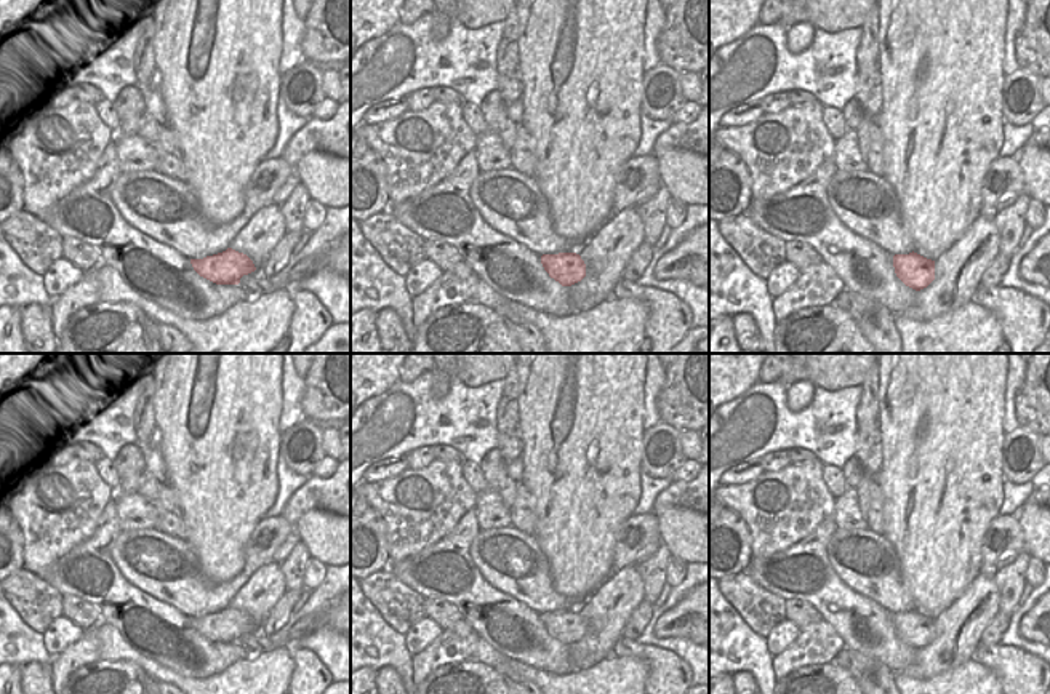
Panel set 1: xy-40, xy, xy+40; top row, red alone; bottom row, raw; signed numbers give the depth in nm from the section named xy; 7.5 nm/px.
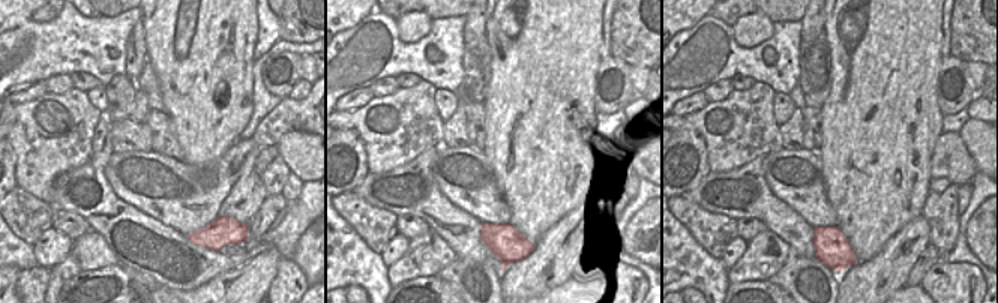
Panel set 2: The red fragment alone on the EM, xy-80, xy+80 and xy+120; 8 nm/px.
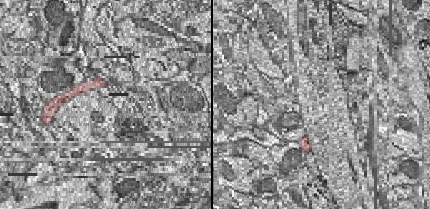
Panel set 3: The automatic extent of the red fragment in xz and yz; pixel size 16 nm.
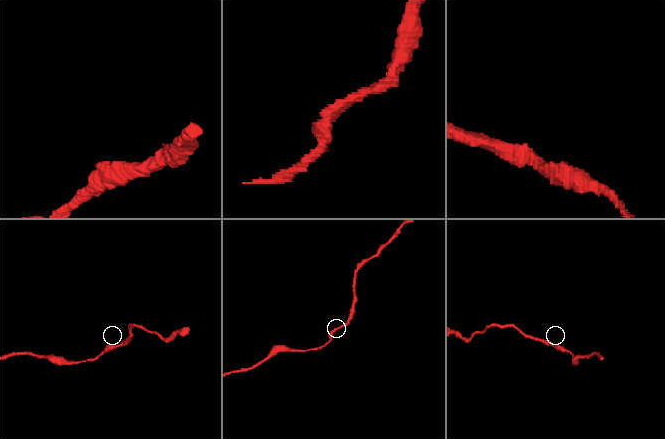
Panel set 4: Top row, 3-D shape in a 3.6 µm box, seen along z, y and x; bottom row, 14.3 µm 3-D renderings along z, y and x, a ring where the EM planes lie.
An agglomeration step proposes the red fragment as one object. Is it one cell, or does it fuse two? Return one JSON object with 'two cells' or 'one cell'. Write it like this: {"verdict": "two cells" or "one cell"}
{"verdict": "one cell"}

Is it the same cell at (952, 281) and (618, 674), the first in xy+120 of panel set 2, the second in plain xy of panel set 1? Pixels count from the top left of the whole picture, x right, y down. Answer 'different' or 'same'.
different

